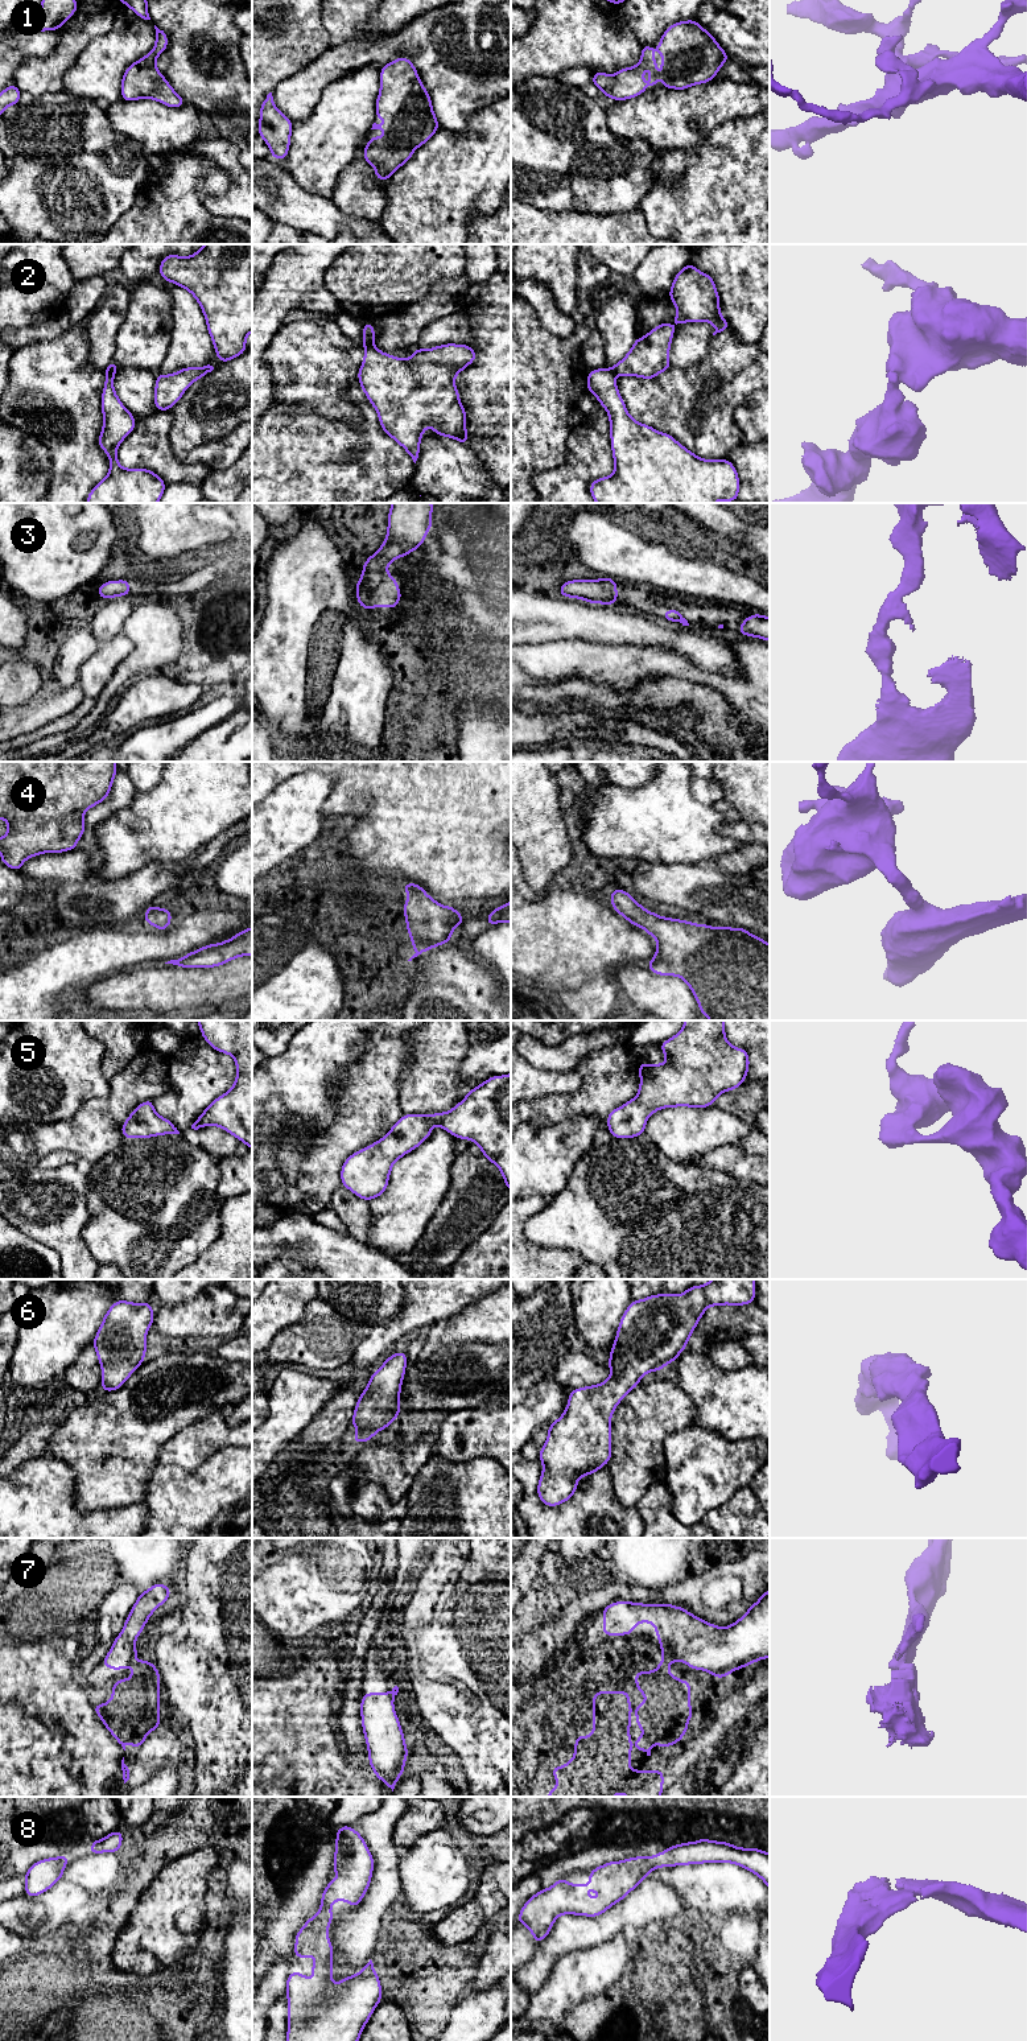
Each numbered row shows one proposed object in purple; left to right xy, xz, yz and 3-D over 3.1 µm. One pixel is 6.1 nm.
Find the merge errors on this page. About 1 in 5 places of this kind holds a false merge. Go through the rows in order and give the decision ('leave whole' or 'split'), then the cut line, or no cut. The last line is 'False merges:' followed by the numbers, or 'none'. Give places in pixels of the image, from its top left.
1: leave whole; no cut
2: split; cut in xy along (106, 371), (114, 374)
3: leave whole; no cut
4: leave whole; no cut
5: leave whole; no cut
6: leave whole; no cut
7: leave whole; no cut
8: leave whole; no cut
False merges: 2

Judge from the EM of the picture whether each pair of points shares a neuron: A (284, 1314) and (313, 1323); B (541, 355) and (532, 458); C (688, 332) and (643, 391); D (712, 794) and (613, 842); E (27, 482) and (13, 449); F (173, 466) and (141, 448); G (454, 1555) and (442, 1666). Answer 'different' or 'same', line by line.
A: different
B: same
C: different
D: different
E: same
F: same
G: same

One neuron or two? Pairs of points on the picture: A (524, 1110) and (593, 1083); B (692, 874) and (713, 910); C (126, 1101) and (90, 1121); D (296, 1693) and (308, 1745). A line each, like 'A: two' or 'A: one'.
A: one
B: one
C: one
D: one

